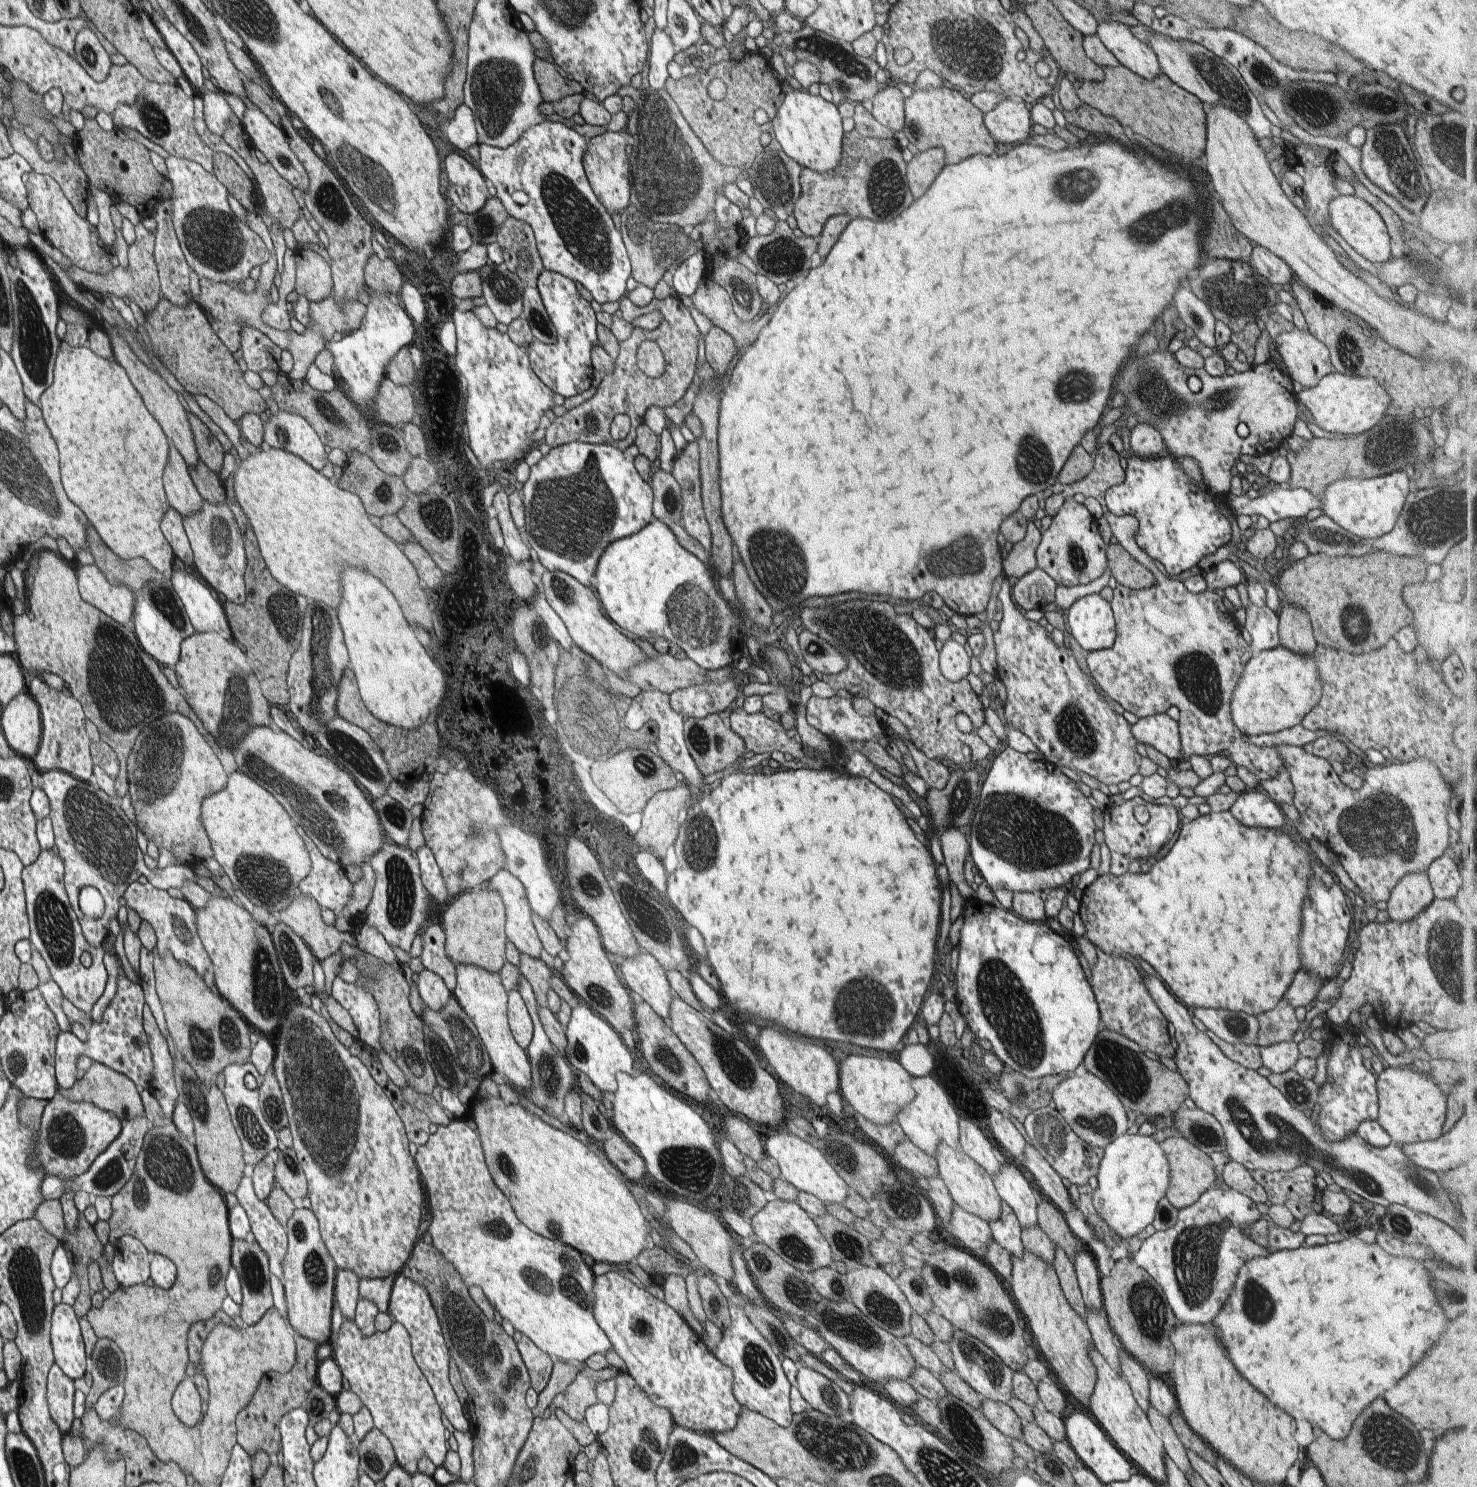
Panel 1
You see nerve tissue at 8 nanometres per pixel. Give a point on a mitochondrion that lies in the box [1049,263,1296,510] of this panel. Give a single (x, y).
(1153, 391)

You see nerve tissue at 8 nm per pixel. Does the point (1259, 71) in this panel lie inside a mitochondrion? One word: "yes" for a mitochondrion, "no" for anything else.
yes

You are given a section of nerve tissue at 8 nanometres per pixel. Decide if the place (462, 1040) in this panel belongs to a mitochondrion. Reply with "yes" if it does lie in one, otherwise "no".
yes

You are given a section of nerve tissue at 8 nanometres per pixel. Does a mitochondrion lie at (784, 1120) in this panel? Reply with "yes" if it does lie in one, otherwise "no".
no

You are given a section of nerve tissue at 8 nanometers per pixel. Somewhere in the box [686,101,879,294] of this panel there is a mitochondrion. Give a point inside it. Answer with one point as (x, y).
(782, 255)

